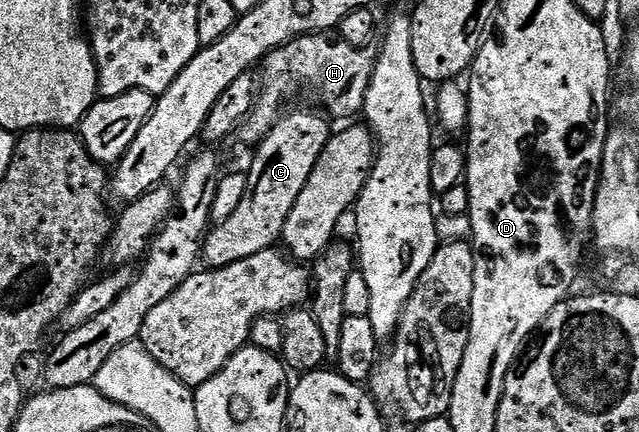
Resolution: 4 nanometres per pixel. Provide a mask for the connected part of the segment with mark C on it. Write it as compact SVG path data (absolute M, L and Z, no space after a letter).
M291 112L288 116L286 113L277 121L274 130L254 149L255 161L251 164L251 170L246 173L247 192L238 203L237 210L233 211L225 221L214 225L203 238L201 260L208 269L233 266L233 262L253 258L253 254L261 254L261 250L274 248L282 241L289 210L293 210L293 202L297 202L301 190L305 190L305 182L309 182L313 166L317 166L317 158L321 158L321 150L333 135L332 121L326 115L315 112Z

